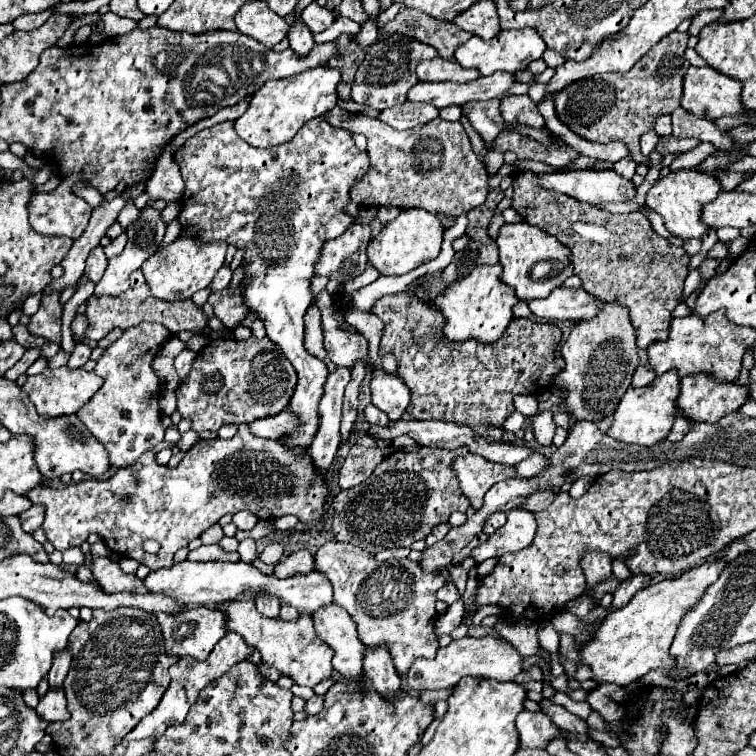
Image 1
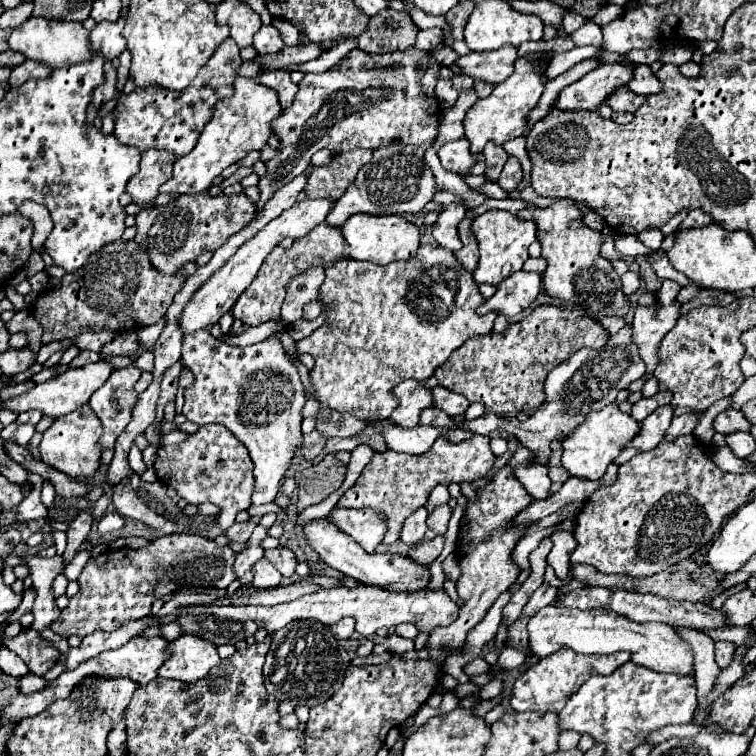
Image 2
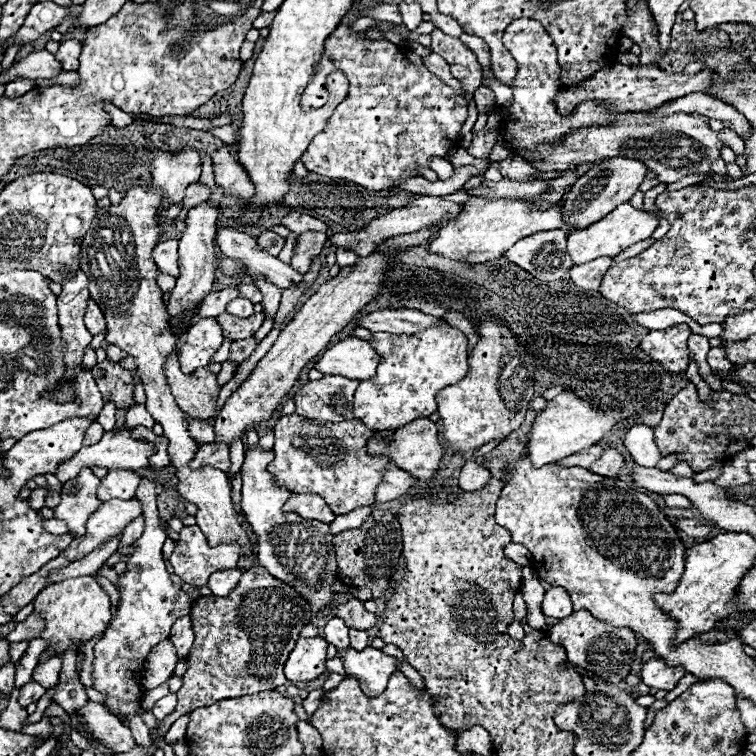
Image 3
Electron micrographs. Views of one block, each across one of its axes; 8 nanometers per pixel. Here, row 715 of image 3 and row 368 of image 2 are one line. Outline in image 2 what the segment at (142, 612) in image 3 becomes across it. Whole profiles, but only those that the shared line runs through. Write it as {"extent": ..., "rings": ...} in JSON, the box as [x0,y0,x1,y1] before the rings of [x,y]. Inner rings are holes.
{"extent":[88,366,142,450],"rings":[[[136,366],[114,370],[110,378],[90,396],[88,404],[104,426],[104,434],[98,442],[102,450],[112,448],[116,444],[116,438],[130,424],[134,406],[138,402],[138,392],[134,390],[134,384],[138,382],[140,374],[142,370]]]}

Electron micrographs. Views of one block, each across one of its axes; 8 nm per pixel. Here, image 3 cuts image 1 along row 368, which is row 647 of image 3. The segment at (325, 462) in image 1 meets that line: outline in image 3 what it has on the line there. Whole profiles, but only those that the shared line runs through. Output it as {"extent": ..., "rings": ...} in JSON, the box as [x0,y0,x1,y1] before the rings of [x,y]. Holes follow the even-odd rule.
{"extent":[324,618,350,648],"rings":[[[340,618],[328,620],[328,624],[324,626],[324,640],[336,648],[348,648],[350,640],[348,640],[346,624]]]}

